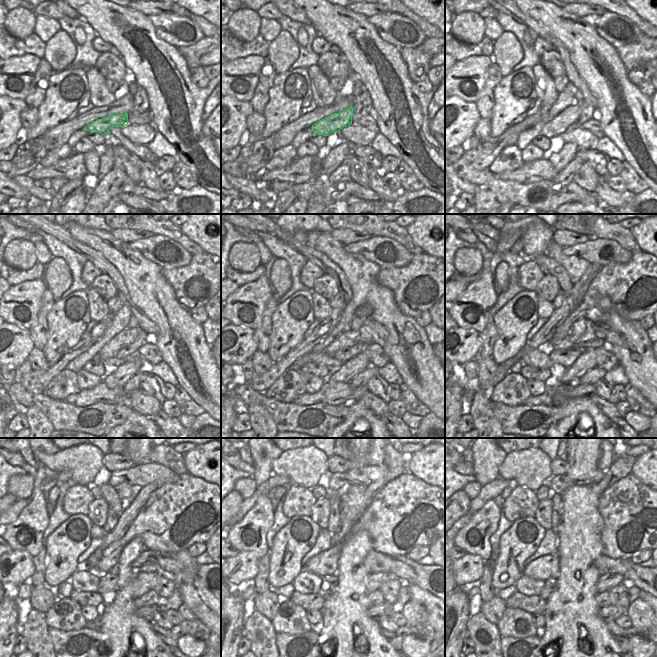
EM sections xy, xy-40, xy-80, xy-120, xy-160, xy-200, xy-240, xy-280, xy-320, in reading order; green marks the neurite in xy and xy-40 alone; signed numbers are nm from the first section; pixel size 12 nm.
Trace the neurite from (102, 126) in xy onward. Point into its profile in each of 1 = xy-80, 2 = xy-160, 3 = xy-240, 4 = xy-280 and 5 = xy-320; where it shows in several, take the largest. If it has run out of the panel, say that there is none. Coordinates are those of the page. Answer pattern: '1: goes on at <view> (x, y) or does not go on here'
1: goes on at xy-80 (557, 126)
2: goes on at xy-160 (365, 335)
3: goes on at xy-240 (148, 561)
4: goes on at xy-280 (424, 576)
5: goes on at xy-320 (648, 580)

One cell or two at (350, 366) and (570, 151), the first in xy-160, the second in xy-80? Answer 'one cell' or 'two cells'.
one cell

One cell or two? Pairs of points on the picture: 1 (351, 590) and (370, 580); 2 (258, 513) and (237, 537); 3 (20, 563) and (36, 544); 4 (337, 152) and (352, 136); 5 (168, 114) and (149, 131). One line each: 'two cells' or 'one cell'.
1: two cells
2: one cell
3: two cells
4: two cells
5: two cells

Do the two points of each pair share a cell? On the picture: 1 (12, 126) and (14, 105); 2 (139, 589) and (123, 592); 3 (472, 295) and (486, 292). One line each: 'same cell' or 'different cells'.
1: same cell
2: different cells
3: same cell

